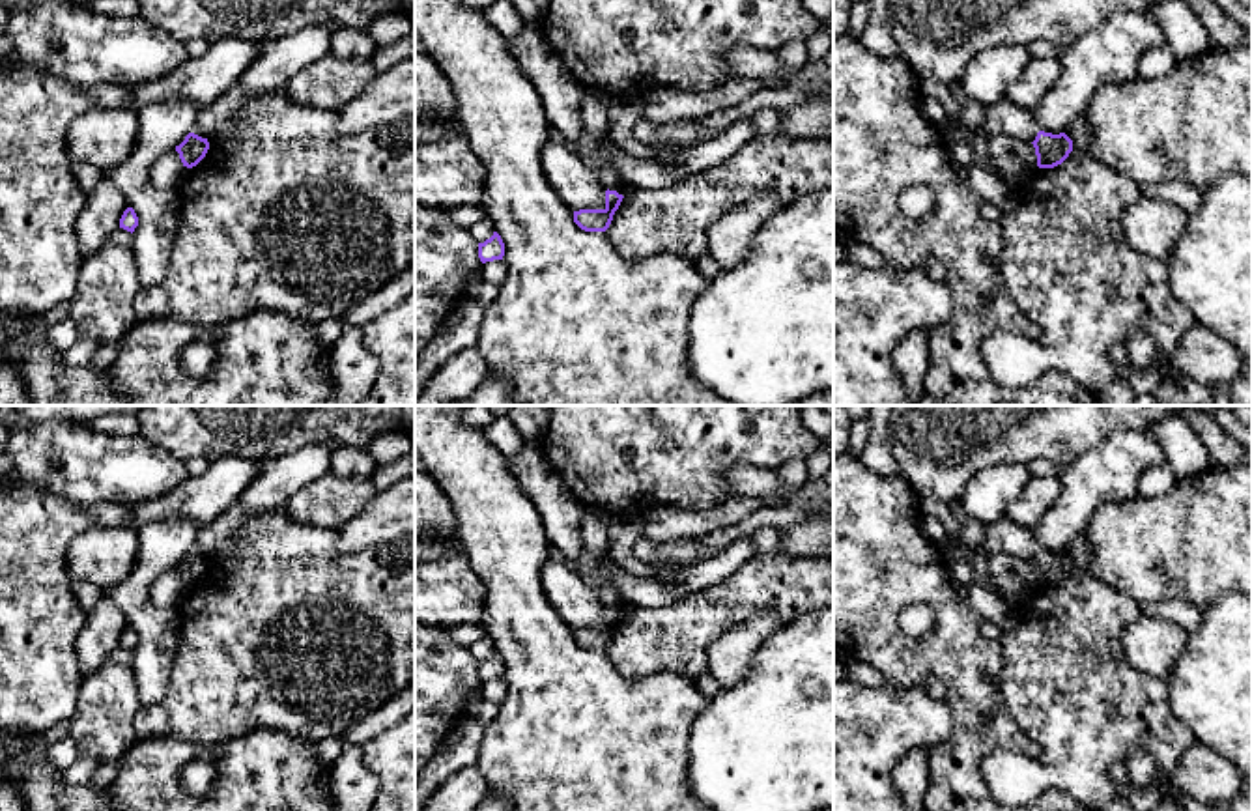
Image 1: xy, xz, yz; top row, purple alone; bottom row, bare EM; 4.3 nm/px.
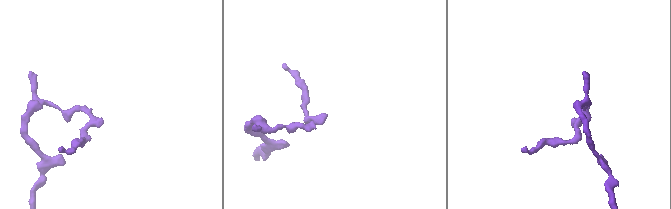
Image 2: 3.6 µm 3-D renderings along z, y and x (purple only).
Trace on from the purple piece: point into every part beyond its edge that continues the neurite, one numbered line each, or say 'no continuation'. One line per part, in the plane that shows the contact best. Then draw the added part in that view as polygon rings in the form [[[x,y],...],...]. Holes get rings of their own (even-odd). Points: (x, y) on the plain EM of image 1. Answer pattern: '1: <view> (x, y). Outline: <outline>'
no continuation

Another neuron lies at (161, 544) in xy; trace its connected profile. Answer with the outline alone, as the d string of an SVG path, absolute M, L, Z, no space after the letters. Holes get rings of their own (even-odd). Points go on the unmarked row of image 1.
M189 519L153 521L138 527L136 564L120 585L107 592L138 635L133 650L133 673L140 704L163 704L178 645L172 630L174 611L155 607L149 590L161 574L185 559L198 527Z

